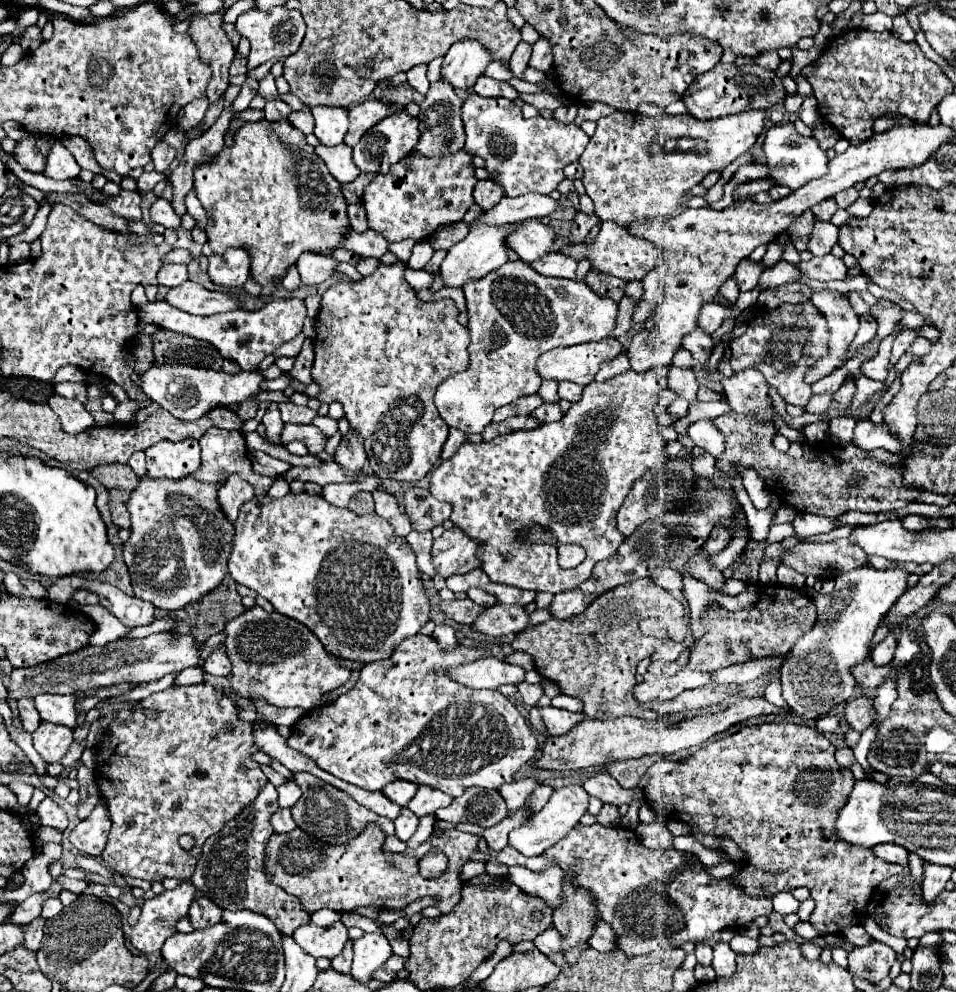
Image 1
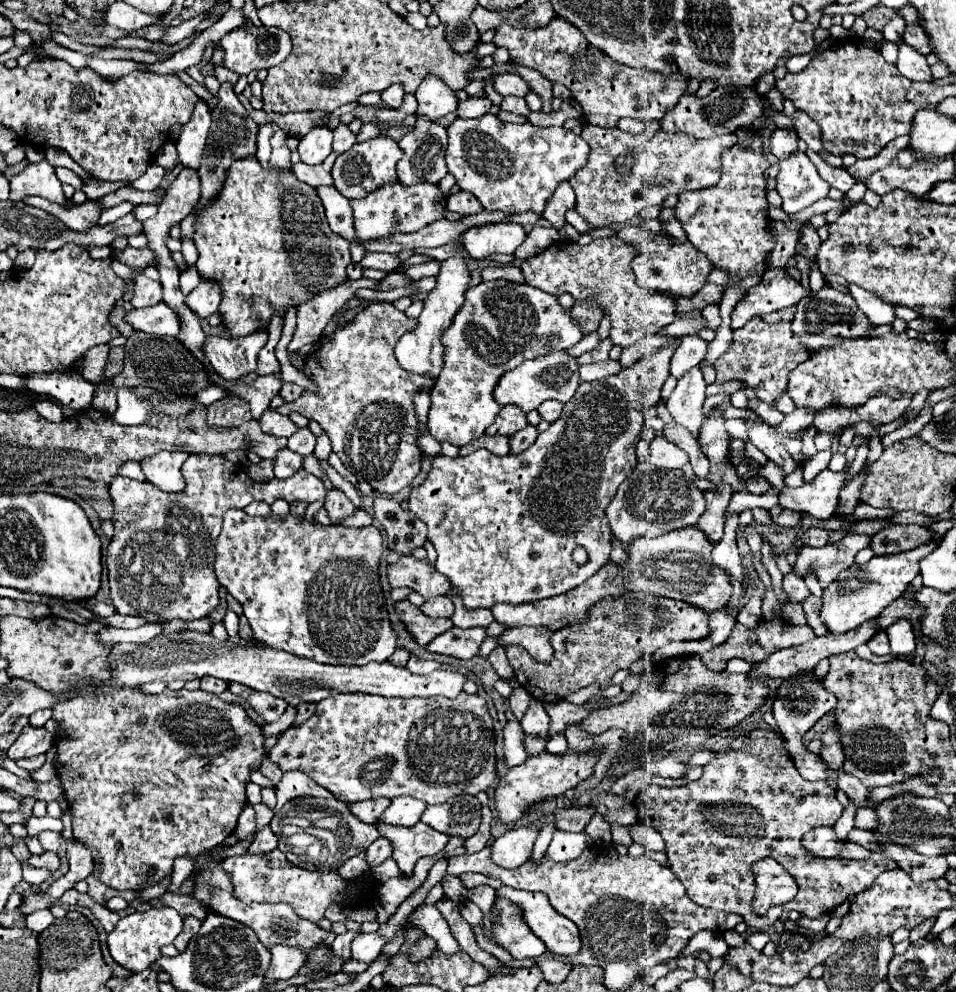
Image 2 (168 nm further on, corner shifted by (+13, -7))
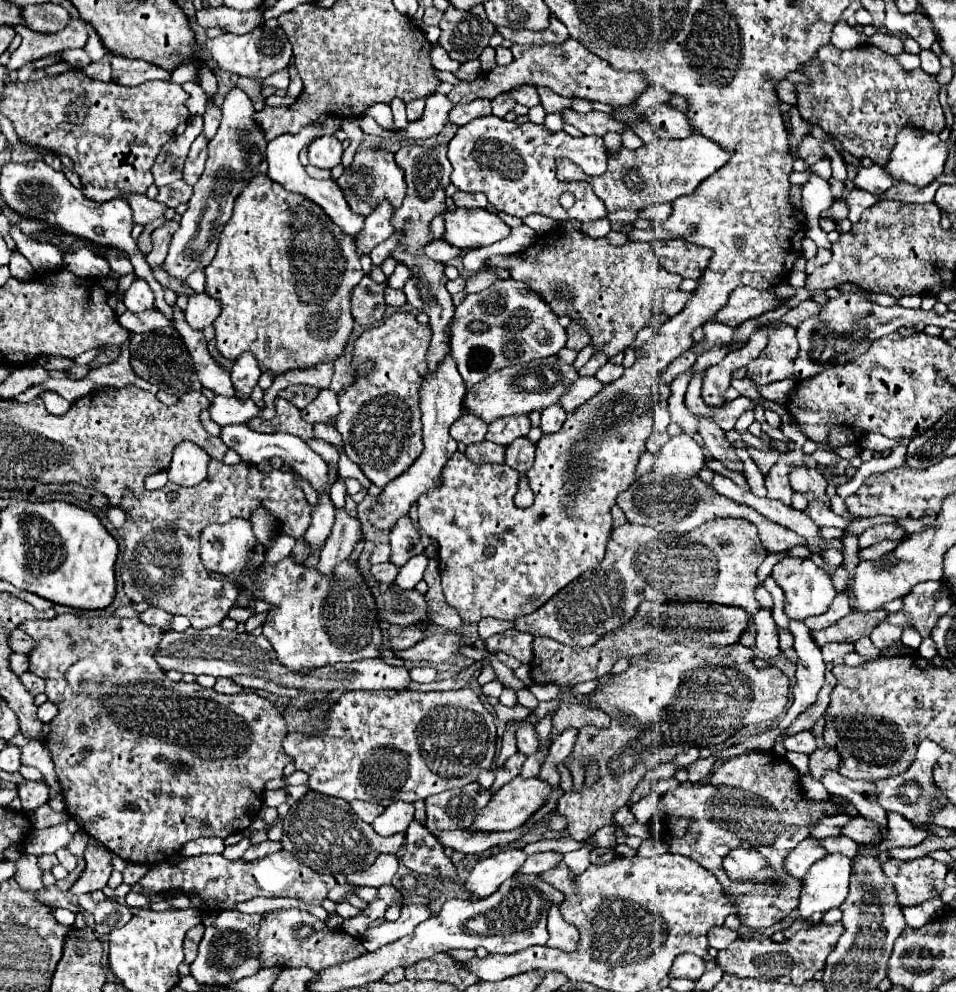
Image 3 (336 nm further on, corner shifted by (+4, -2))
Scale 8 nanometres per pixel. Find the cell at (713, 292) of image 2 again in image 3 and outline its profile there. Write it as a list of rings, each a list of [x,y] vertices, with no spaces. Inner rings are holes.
[[[677,290],[677,292],[667,294],[665,298],[661,298],[661,306],[657,306],[655,318],[659,318],[661,314],[665,314],[669,318],[679,314],[685,308],[685,304],[691,300],[691,296],[693,296],[693,292],[687,292],[687,290]]]

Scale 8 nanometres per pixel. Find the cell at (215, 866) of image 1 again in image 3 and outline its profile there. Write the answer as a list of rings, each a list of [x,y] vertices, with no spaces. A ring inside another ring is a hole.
[[[289,908],[289,910],[275,910],[271,914],[265,914],[259,926],[259,950],[261,950],[261,962],[263,966],[287,966],[287,968],[299,968],[307,966],[311,970],[325,970],[331,966],[337,966],[341,962],[349,962],[353,958],[359,958],[367,950],[361,946],[359,938],[353,940],[353,936],[345,934],[343,930],[329,930],[325,922],[309,914],[301,908]]]

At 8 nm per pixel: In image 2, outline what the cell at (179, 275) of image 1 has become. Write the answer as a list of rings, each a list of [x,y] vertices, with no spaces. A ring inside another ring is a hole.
[[[136,275],[134,277],[134,293],[132,293],[132,307],[134,309],[142,309],[142,307],[150,307],[162,301],[162,287],[160,283],[148,279],[146,275]]]

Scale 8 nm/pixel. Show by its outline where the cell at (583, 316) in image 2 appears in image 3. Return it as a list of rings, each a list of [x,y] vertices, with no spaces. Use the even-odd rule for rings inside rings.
[[[573,322],[571,326],[567,326],[567,348],[573,348],[579,352],[587,344],[589,344],[589,332],[585,330],[585,326],[581,326],[579,322]]]

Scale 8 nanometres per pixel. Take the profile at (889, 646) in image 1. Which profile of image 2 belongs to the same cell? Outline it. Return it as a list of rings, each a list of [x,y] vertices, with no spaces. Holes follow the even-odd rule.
[[[878,631],[878,633],[870,639],[868,647],[870,647],[870,651],[872,651],[874,655],[886,655],[886,653],[888,653],[888,637],[886,637],[886,631]]]

